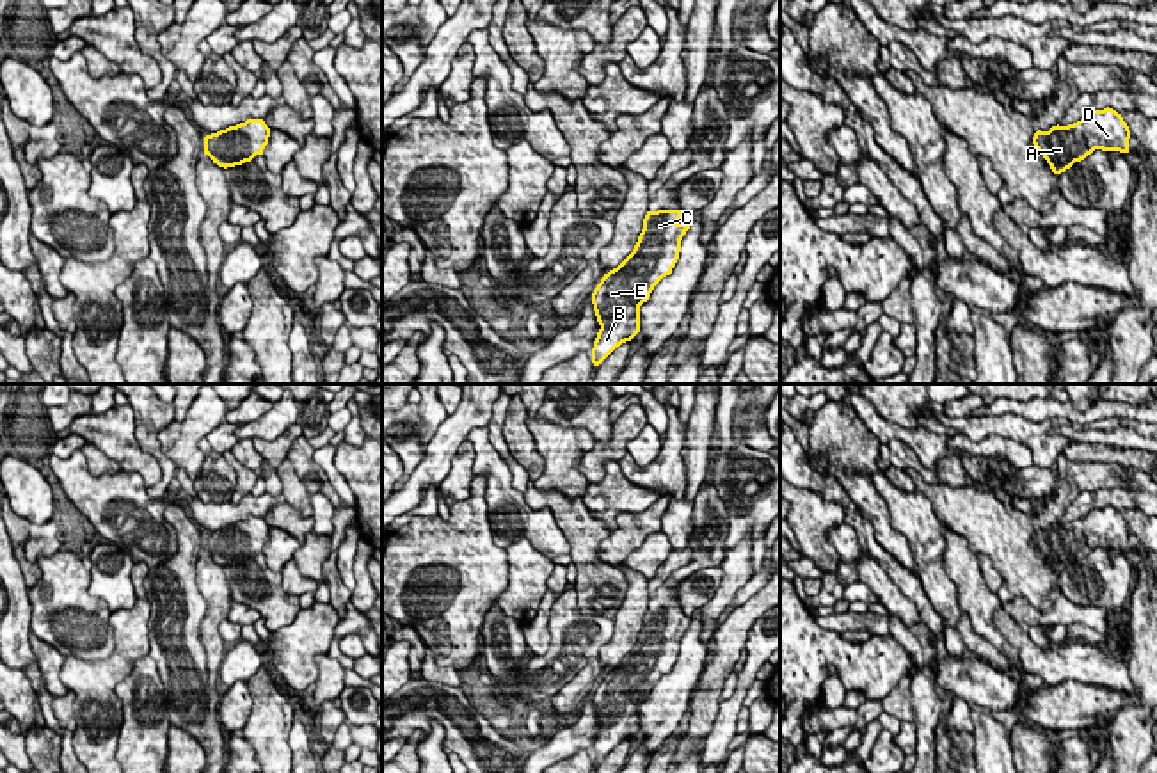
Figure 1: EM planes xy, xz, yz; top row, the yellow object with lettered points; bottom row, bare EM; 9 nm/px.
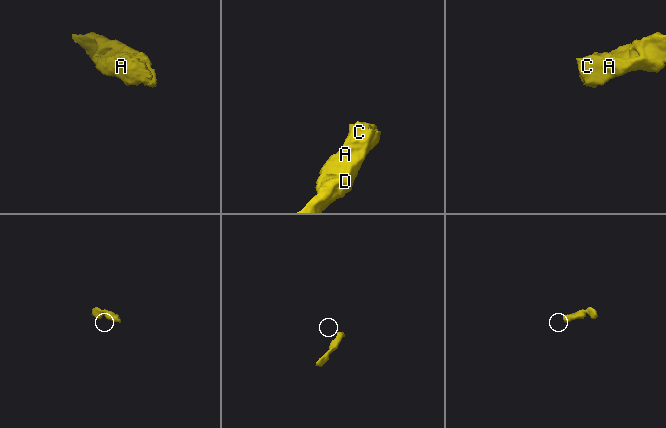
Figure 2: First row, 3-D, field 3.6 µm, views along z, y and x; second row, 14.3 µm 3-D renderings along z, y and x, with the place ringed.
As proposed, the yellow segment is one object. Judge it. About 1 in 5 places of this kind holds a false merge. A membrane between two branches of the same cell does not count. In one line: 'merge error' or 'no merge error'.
no merge error

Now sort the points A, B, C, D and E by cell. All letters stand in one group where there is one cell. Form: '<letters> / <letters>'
A B C D E

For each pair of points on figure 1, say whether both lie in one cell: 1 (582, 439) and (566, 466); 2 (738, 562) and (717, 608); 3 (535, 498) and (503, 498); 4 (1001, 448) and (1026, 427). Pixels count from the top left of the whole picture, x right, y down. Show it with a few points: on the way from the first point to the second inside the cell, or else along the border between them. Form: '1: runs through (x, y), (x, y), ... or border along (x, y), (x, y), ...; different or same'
1: runs through (574, 446), (566, 459); same
2: runs through (736, 573), (722, 597); same
3: border along (521, 493), (532, 509), (548, 509), (557, 525); different
4: border along (969, 438), (1003, 436), (1028, 446); different

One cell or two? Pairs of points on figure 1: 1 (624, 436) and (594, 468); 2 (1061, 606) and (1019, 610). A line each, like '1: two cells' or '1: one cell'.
1: one cell
2: one cell

